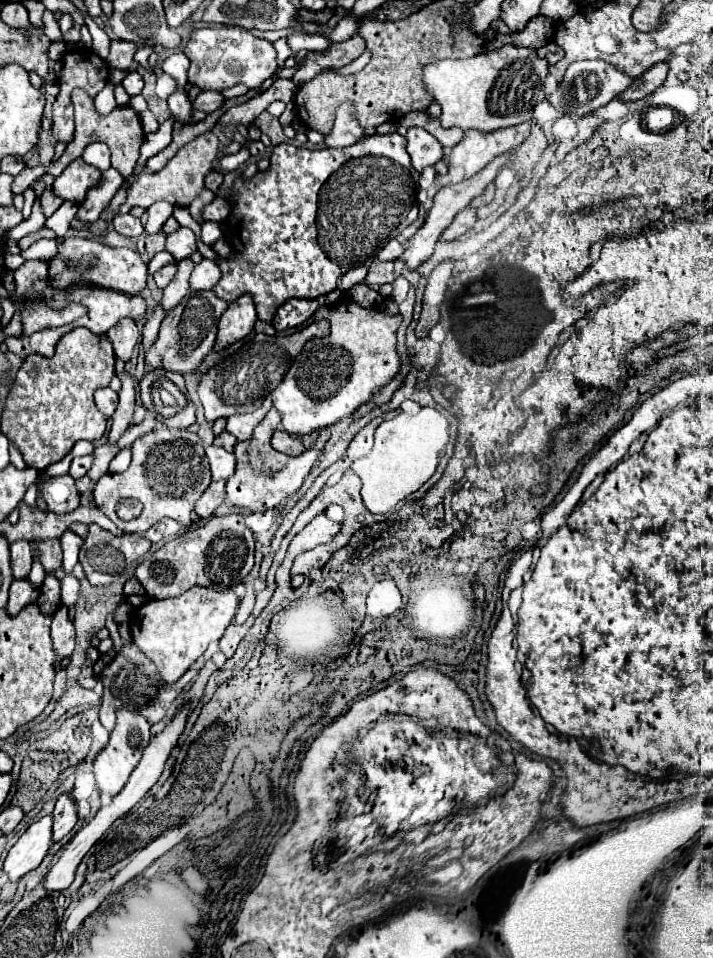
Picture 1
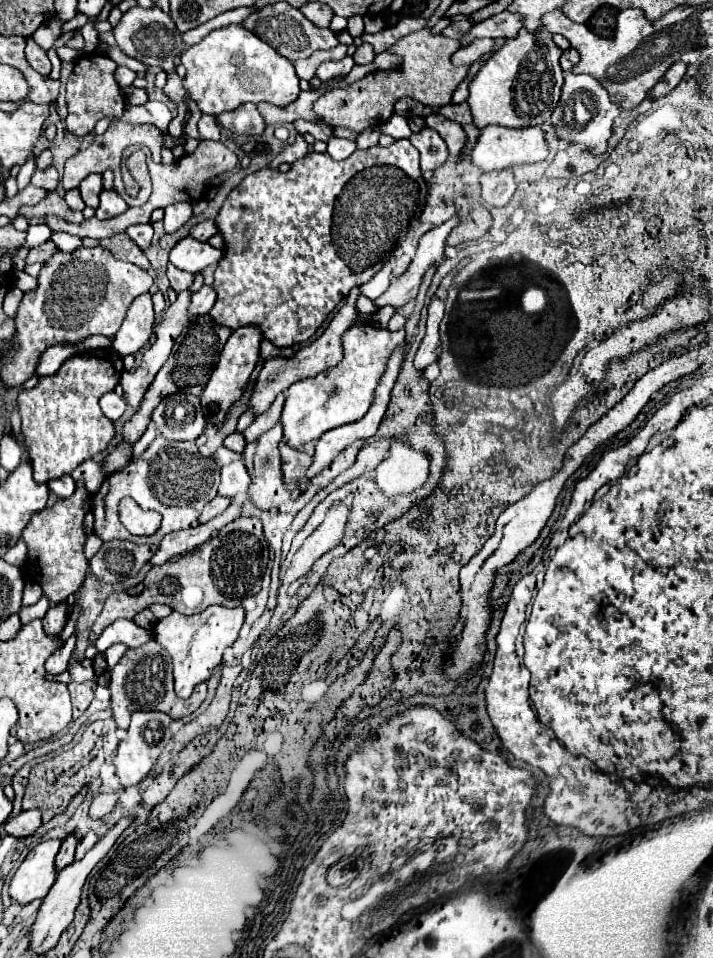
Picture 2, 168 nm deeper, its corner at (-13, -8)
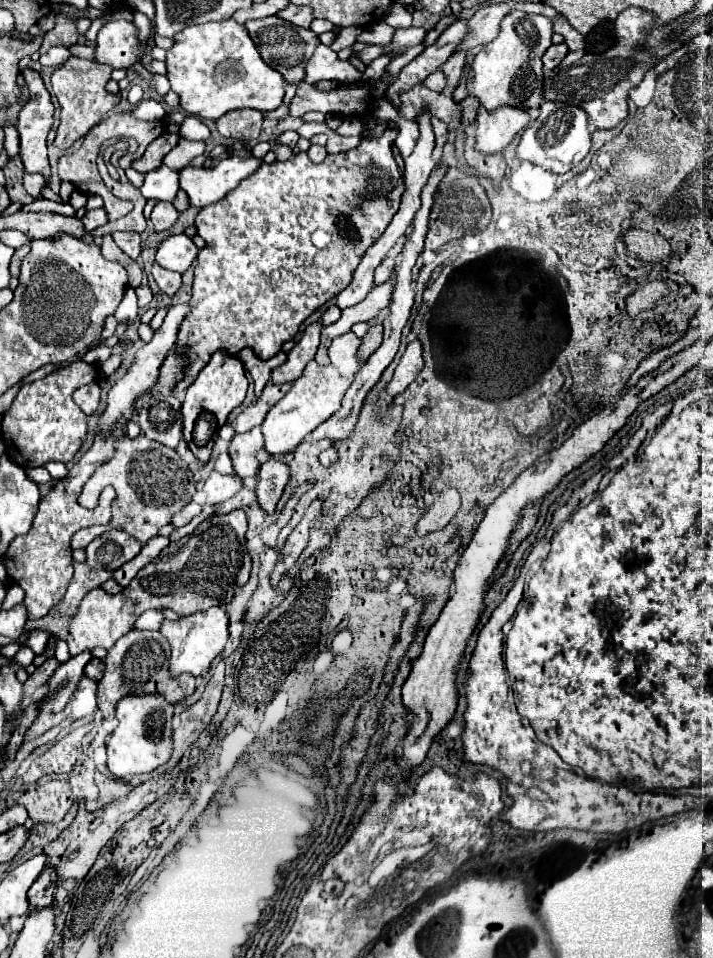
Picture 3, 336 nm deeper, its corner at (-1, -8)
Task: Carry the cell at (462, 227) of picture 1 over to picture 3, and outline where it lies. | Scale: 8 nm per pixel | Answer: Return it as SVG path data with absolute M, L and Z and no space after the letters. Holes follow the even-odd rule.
M449 169L439 183L439 191L437 191L433 207L431 207L429 233L425 237L425 247L437 251L453 239L461 239L465 235L483 231L489 225L489 221L491 221L491 205L485 195L485 189L477 183L475 177L471 177L459 169Z

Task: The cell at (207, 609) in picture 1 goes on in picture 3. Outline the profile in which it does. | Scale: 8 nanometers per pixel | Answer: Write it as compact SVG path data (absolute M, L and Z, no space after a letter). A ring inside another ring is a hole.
M211 607L203 613L195 613L191 617L181 617L177 621L163 621L159 633L169 641L171 645L171 665L169 673L171 677L177 677L181 673L191 673L195 677L207 673L211 661L223 651L225 641L227 641L227 625L229 617L221 607Z

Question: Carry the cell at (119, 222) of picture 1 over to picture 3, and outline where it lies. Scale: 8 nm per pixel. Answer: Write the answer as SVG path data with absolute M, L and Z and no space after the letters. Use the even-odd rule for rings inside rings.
M115 231L113 239L131 259L139 257L139 251L141 251L139 249L139 233L135 233L135 231Z

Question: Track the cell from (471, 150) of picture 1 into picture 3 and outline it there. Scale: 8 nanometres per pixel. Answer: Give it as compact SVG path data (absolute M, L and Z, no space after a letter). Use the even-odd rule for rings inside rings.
M483 107L475 119L475 151L483 155L503 153L503 149L521 133L529 123L525 111L515 111L515 107L501 107L499 111L487 113Z

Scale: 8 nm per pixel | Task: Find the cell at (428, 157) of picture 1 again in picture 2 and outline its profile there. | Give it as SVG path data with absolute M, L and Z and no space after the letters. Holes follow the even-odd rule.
M429 127L423 129L421 133L411 135L409 141L411 141L411 145L413 145L415 149L419 149L419 153L421 153L419 163L421 163L421 171L423 171L423 173L437 169L437 167L443 165L443 163L447 161L447 157L449 157L449 151L447 151L447 145L443 143L443 139L441 139L435 131L431 131Z

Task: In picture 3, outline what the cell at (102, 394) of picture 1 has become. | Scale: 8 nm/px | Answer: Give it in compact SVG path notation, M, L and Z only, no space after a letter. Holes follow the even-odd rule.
M91 383L91 385L85 385L85 387L77 389L77 391L75 391L75 403L77 403L87 415L97 413L99 403L101 403L99 385L97 385L97 383Z

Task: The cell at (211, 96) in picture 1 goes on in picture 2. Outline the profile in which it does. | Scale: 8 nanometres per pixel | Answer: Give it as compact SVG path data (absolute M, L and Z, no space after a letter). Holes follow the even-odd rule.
M245 103L235 111L227 111L219 115L217 121L235 135L261 135L265 131L265 121L255 103Z

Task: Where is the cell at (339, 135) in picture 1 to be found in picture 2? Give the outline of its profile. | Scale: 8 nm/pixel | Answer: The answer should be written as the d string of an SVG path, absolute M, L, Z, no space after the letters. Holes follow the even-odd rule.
M331 137L331 141L327 143L327 153L337 161L347 159L355 149L357 149L355 141L347 141L347 139L339 139L339 137Z

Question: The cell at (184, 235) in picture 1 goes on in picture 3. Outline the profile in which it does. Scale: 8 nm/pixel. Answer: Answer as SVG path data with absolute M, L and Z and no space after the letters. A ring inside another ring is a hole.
M171 235L157 249L157 263L163 269L185 273L197 259L199 249L187 235Z

